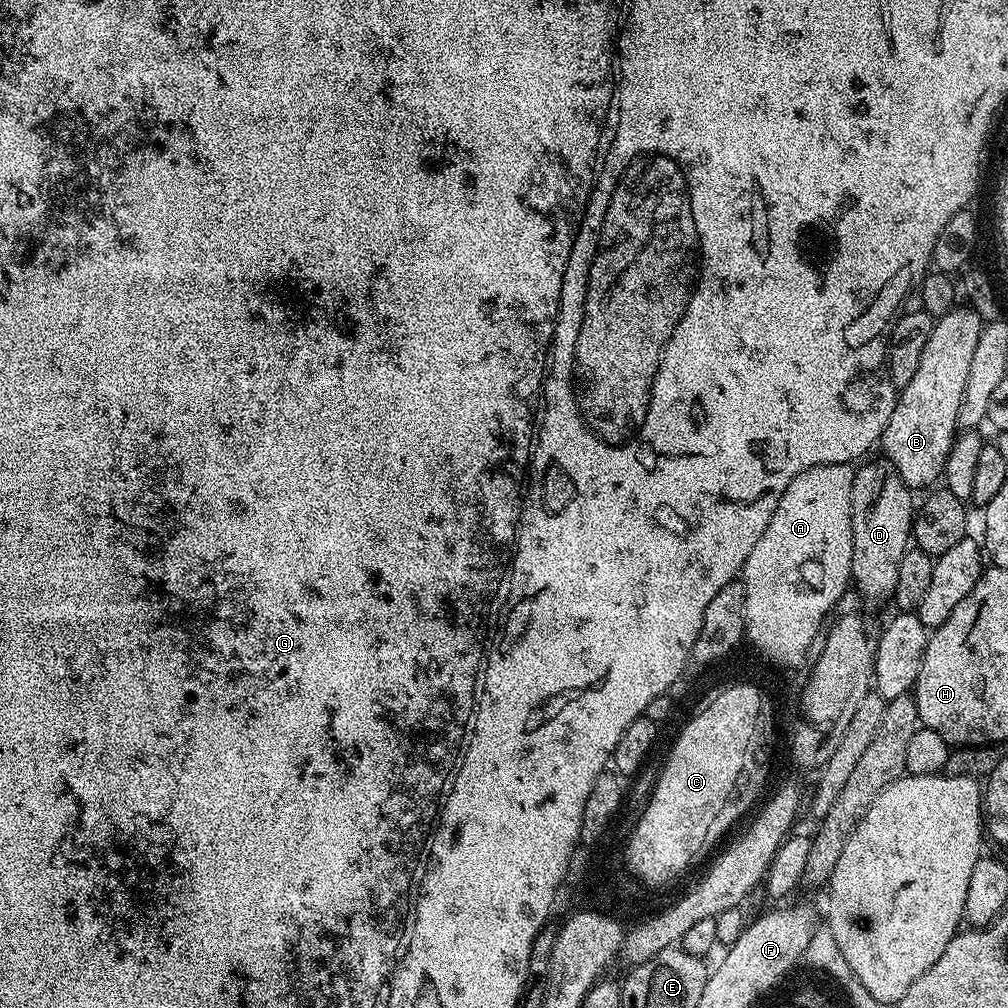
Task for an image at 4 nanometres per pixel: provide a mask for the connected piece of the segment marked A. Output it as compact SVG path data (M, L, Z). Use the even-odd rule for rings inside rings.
M823 464L814 466L782 494L766 534L758 538L758 546L750 550L748 558L748 625L756 644L766 642L774 652L809 652L816 640L816 624L828 616L831 608L840 603L841 596L849 591L852 579L852 507L850 494L854 486L856 468L852 464Z

